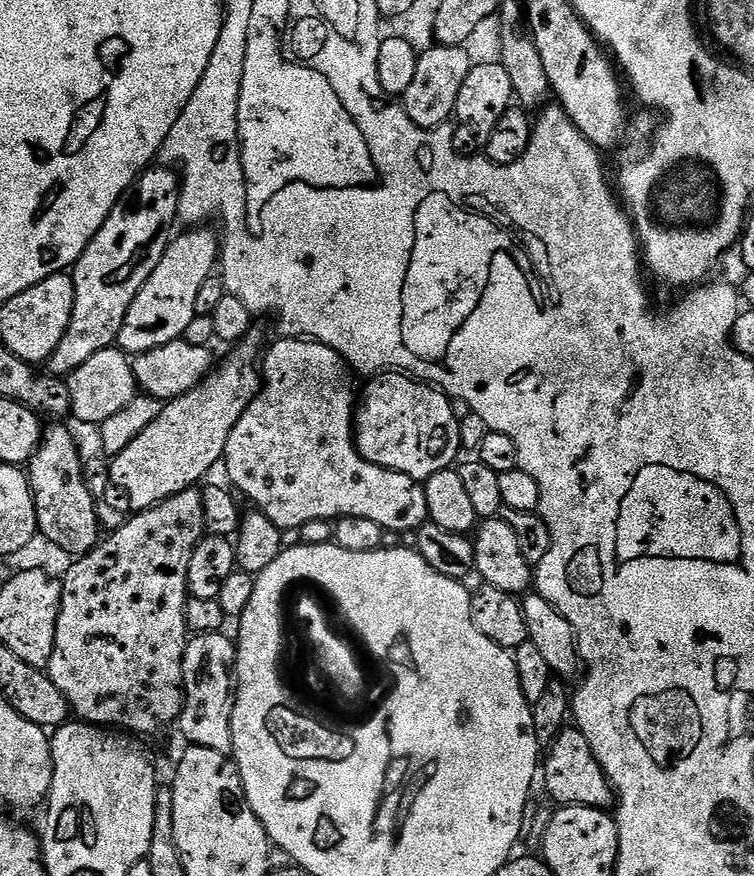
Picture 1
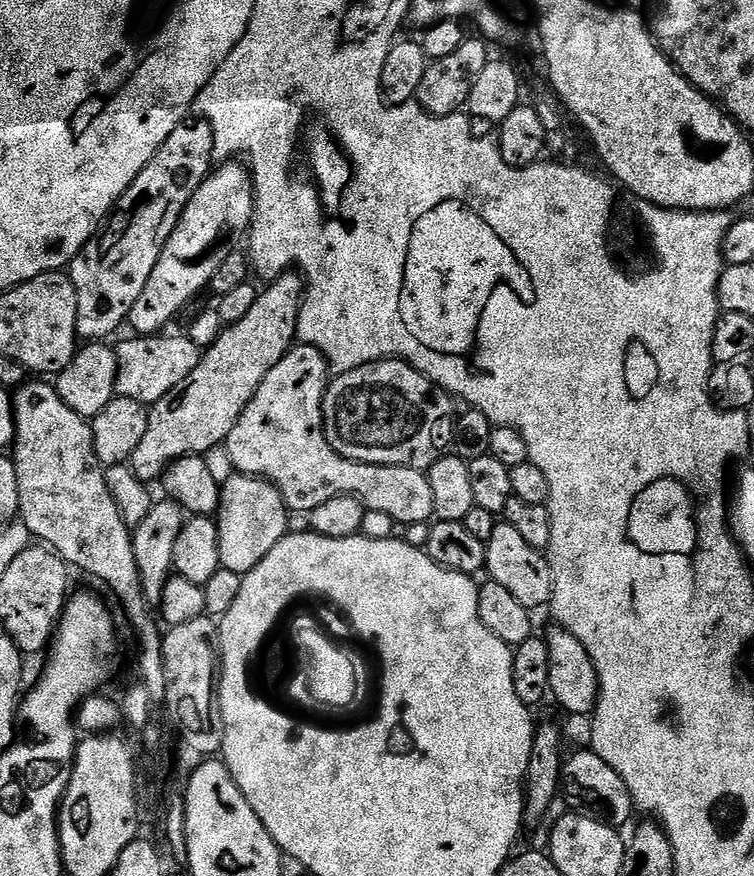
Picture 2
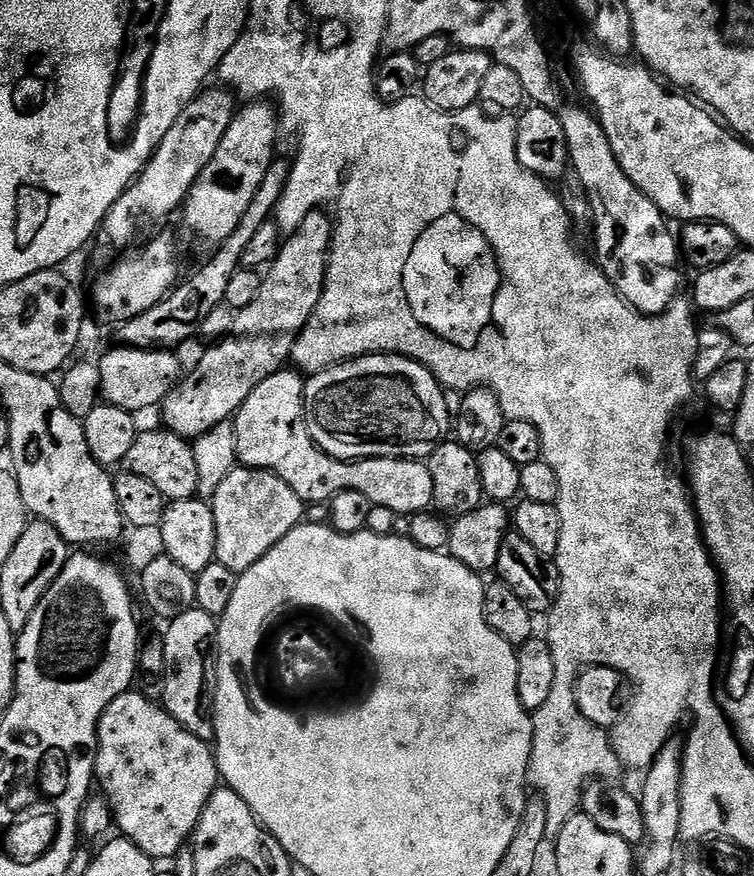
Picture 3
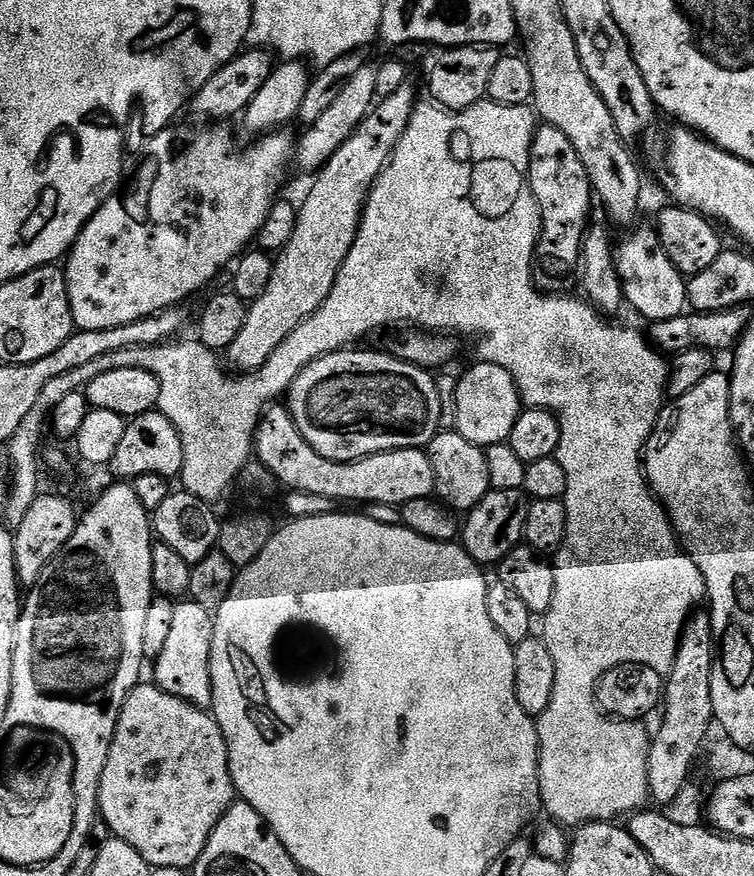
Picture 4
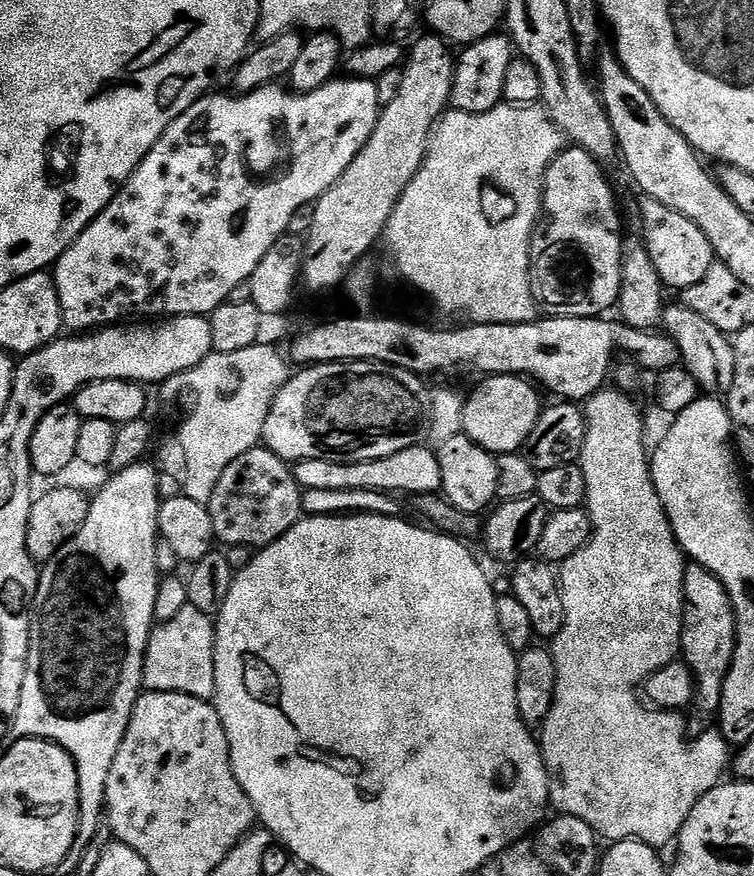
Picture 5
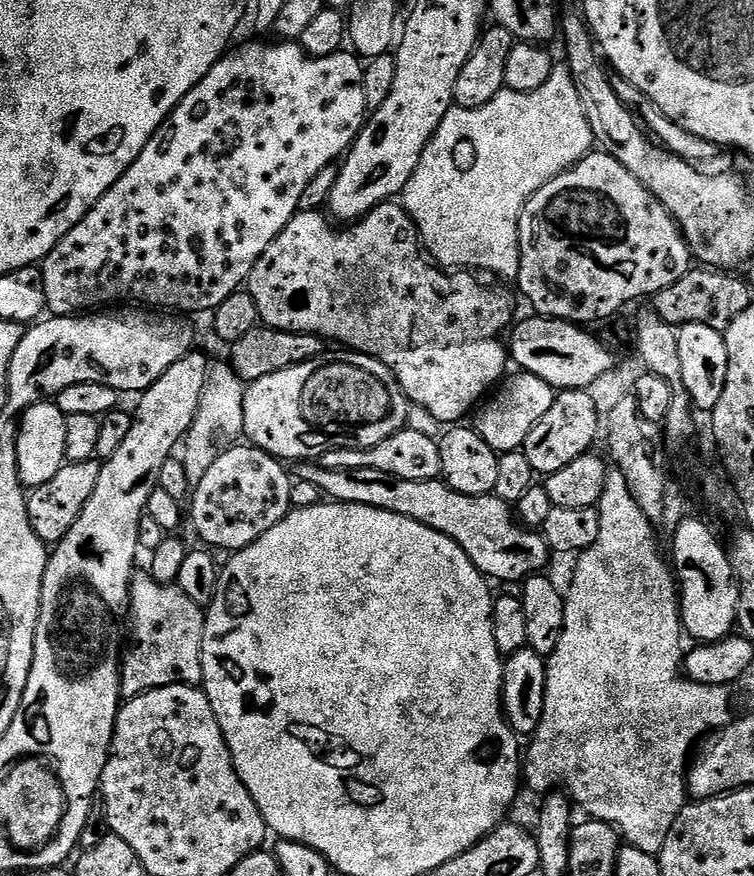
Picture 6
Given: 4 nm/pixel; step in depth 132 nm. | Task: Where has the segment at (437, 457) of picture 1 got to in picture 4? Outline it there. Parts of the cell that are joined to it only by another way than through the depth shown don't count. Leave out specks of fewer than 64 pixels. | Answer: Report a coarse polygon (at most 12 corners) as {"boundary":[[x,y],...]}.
{"boundary":[[384,350],[307,364],[286,407],[322,458],[427,449],[433,373]]}

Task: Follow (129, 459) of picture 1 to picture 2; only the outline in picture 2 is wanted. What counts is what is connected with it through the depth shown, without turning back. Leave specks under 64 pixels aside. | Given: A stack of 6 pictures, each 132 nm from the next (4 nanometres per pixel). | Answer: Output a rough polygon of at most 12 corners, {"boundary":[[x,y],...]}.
{"boundary":[[275,277],[148,408],[130,467],[159,481],[231,436],[294,347],[305,285]]}

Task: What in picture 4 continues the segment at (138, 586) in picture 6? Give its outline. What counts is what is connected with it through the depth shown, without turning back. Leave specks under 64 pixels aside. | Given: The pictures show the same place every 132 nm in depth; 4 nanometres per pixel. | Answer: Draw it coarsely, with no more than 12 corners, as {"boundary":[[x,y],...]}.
{"boundary":[[177,603],[156,687],[212,707],[213,613]]}

